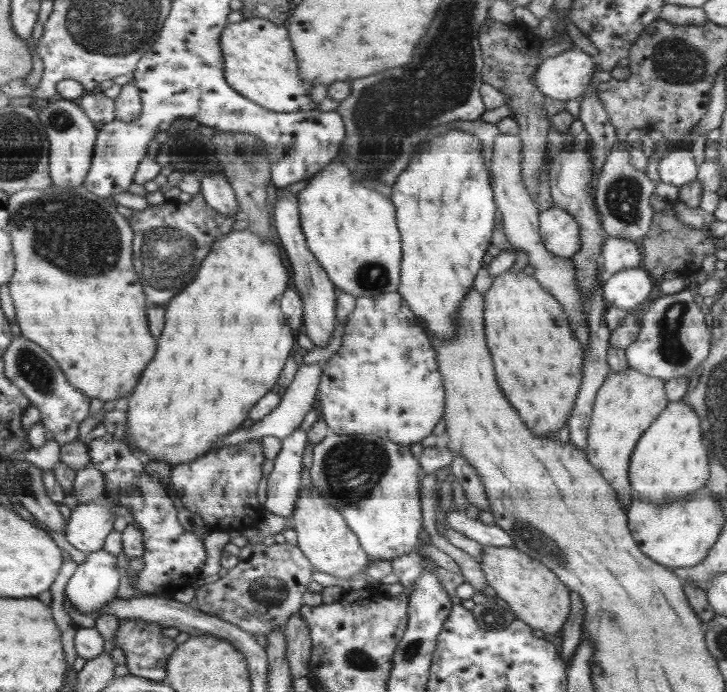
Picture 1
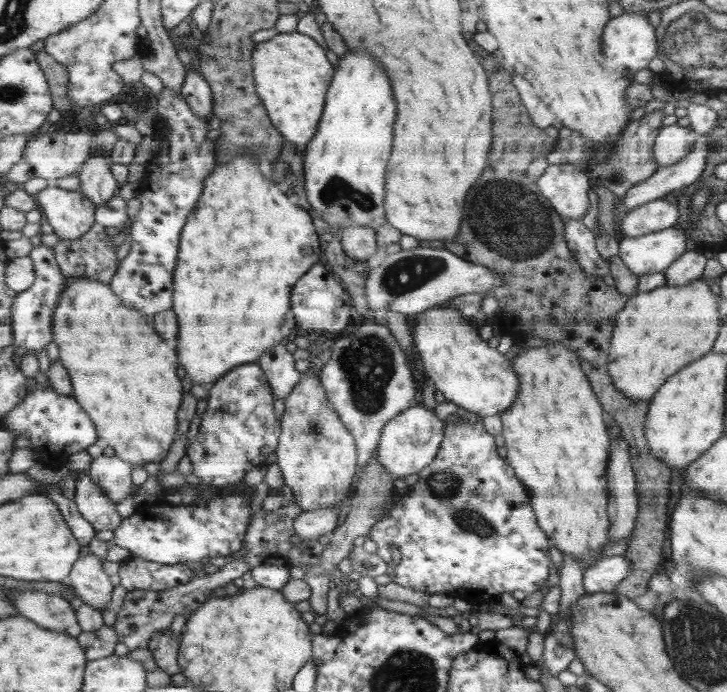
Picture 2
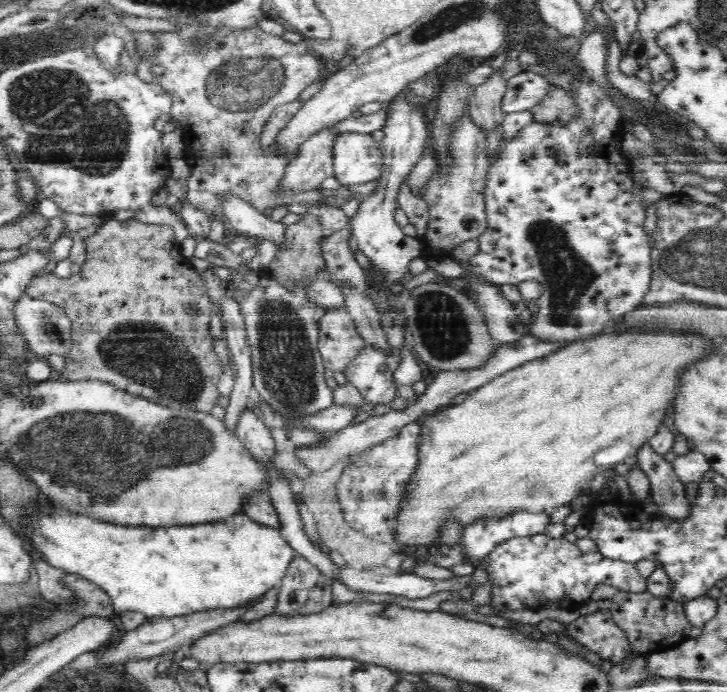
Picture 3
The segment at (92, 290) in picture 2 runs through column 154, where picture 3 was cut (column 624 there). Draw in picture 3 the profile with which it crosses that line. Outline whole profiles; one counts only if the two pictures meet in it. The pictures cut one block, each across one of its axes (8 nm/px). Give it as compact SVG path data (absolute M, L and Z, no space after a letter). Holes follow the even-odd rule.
M610 332L610 334L598 334L594 337L590 337L586 340L574 341L570 346L566 346L566 348L560 348L560 350L556 350L556 352L552 352L552 354L548 354L548 356L544 356L542 358L538 358L536 360L532 360L530 362L524 362L522 366L518 366L518 368L509 370L504 374L500 374L500 376L496 376L484 384L484 386L480 386L480 388L475 389L473 392L468 393L467 396L463 399L461 404L457 405L449 405L445 410L436 413L432 416L426 416L421 419L418 423L421 425L421 433L419 438L420 440L420 468L416 468L416 478L412 479L412 490L408 490L408 498L403 498L404 506L399 506L400 511L400 526L396 526L398 528L398 534L396 534L395 538L400 538L400 542L404 547L415 546L418 548L426 548L427 551L431 552L436 548L436 543L434 540L438 538L438 530L442 528L442 524L446 522L446 520L455 520L459 522L462 526L466 526L470 522L476 522L478 518L502 518L504 514L508 514L509 511L512 510L530 510L534 514L536 512L545 512L546 514L551 514L552 510L557 506L564 506L567 503L570 503L570 500L574 500L577 496L583 495L583 489L590 485L590 481L596 476L598 473L608 473L608 471L615 467L616 464L625 463L629 461L629 459L634 456L642 446L646 445L647 442L654 436L654 434L658 433L660 428L660 424L662 424L662 420L664 420L664 414L666 414L666 408L672 404L673 398L675 397L676 390L678 386L678 376L682 374L682 370L686 368L686 366L690 366L690 364L694 364L696 360L700 360L706 352L710 350L710 340L708 338L702 338L702 336L688 336L688 334L660 334L660 332ZM430 435L430 442L422 443L422 440Z

